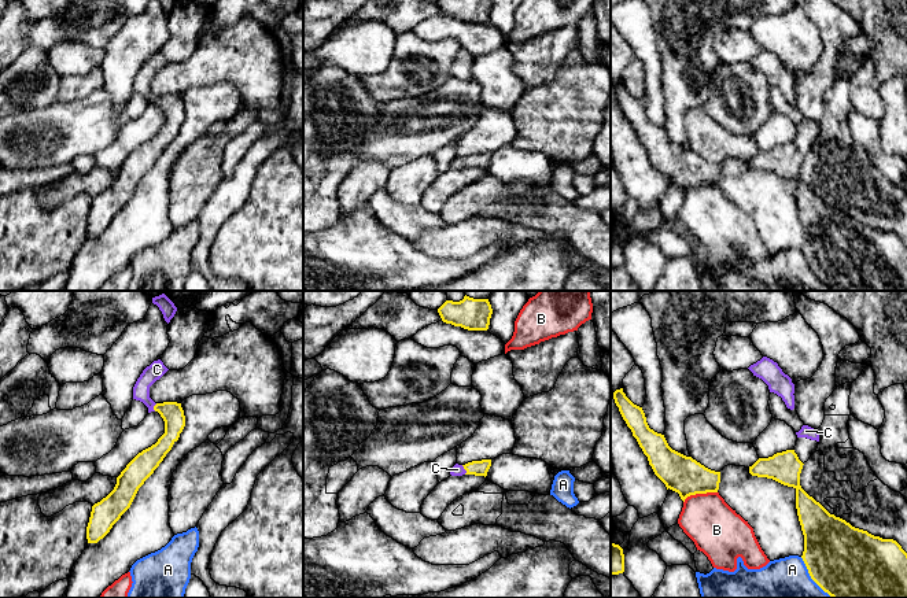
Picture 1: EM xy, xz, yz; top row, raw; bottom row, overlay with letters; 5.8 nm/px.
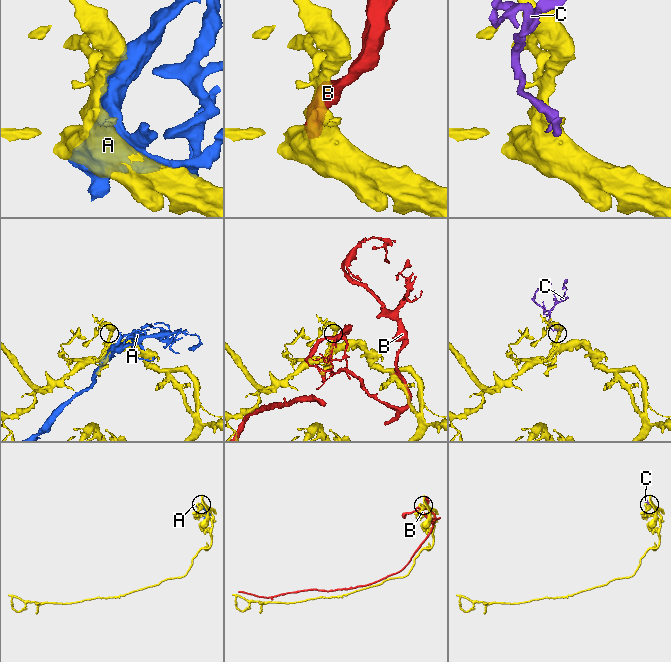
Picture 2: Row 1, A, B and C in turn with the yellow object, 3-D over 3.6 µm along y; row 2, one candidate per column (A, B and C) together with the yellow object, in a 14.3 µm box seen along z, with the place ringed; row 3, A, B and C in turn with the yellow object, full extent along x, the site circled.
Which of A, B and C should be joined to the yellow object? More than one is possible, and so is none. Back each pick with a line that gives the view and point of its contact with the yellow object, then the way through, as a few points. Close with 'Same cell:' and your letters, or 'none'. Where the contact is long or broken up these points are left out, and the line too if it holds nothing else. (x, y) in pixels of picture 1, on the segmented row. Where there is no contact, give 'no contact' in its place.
C: xz (464, 468) | across xz (479, 468), (464, 468), (457, 469)
Same cell: C

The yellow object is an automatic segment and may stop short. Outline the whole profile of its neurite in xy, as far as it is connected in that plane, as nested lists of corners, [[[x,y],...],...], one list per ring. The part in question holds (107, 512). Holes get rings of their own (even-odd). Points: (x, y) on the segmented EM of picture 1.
[[[161,359],[147,366],[133,387],[133,399],[143,402],[148,413],[158,411],[165,421],[165,433],[155,444],[139,453],[117,477],[114,490],[92,506],[86,527],[88,543],[103,539],[121,516],[130,507],[139,488],[154,473],[185,427],[181,403],[155,403],[150,398],[150,387],[169,369]]]

